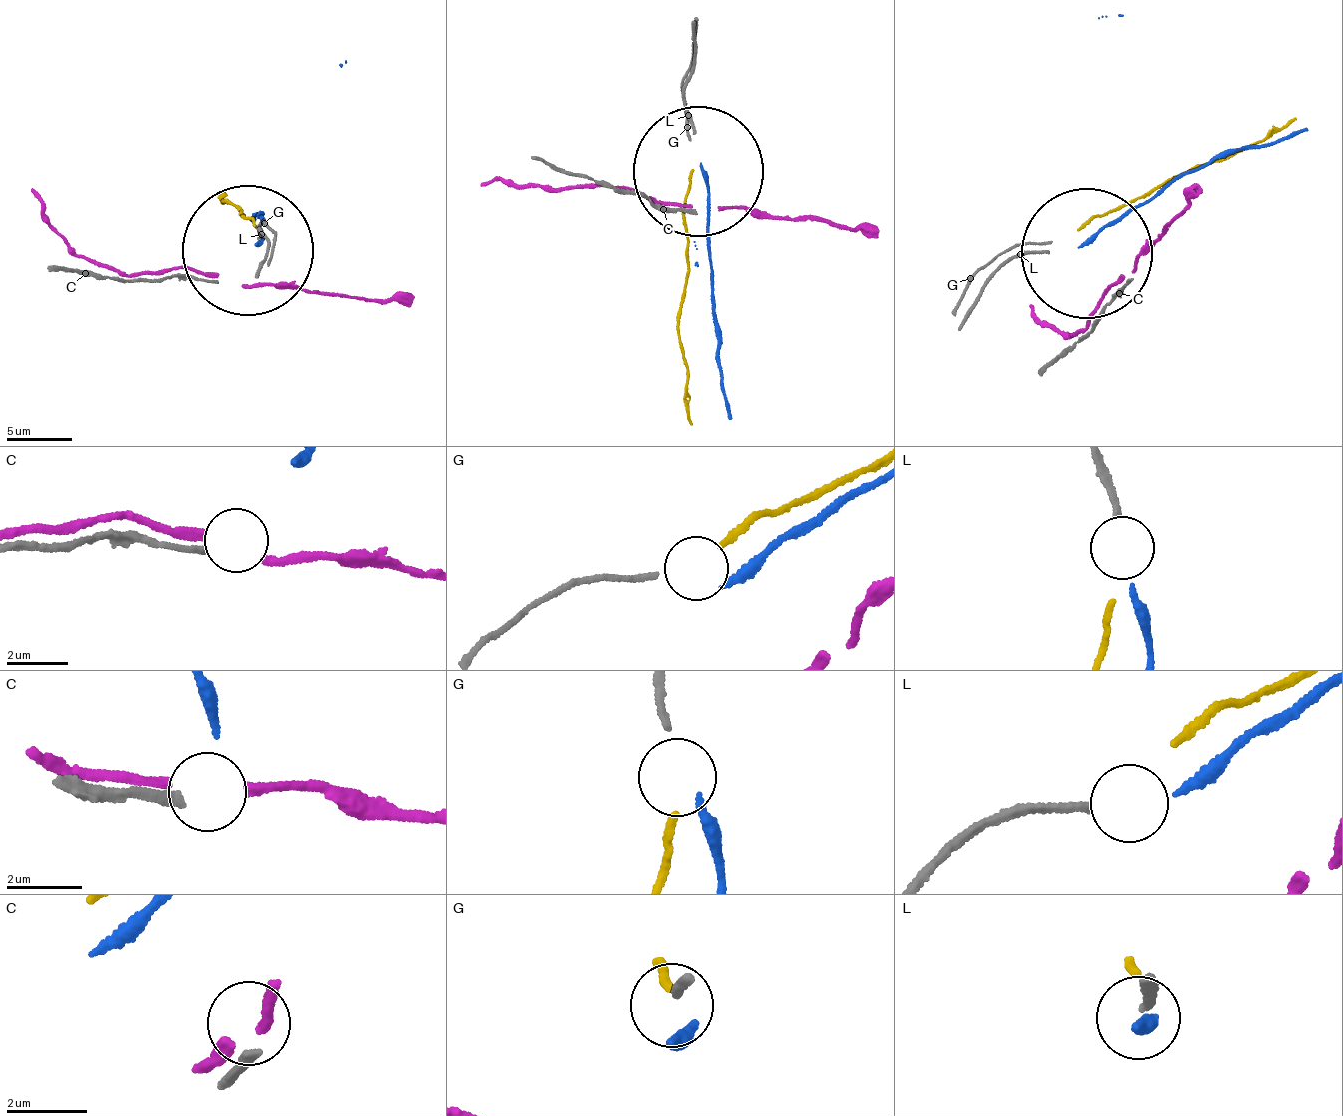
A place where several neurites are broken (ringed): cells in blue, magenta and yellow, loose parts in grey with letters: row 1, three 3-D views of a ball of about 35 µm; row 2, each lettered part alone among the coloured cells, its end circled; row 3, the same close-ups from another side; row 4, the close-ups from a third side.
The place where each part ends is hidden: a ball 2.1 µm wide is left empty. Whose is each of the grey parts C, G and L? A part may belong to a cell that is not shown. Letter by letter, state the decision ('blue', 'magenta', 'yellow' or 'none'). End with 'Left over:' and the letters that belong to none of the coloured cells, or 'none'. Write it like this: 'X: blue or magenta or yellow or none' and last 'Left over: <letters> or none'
C: none
G: yellow
L: blue
Left over: C

